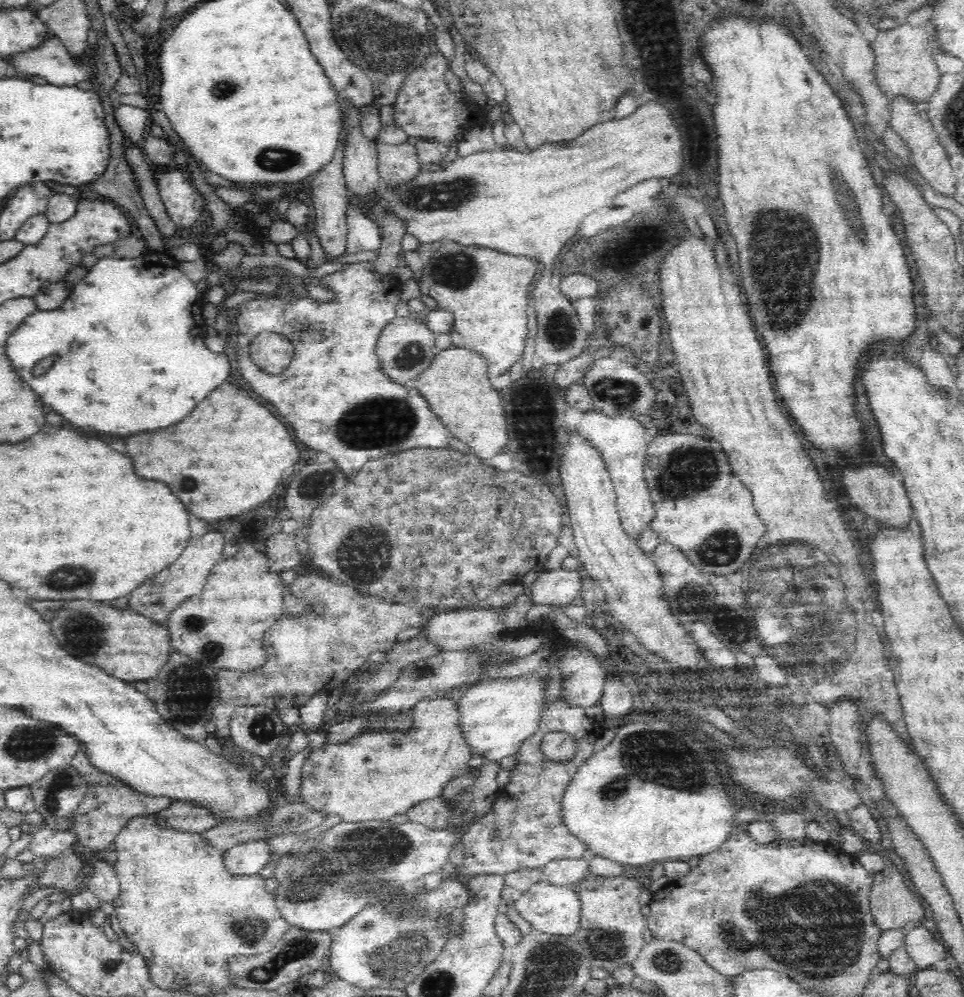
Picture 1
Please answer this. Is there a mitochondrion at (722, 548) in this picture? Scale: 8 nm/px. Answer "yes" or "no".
yes

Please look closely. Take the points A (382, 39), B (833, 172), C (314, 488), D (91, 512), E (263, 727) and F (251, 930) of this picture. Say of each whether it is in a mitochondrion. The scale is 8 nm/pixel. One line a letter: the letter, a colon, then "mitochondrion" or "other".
A: mitochondrion
B: mitochondrion
C: mitochondrion
D: other
E: mitochondrion
F: mitochondrion

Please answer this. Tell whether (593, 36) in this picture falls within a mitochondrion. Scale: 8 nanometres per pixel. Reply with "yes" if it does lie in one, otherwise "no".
no

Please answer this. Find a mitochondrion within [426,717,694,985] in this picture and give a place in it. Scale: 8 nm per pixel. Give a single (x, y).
(608, 944)

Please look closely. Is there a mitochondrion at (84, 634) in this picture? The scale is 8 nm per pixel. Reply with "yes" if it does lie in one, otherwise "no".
yes

